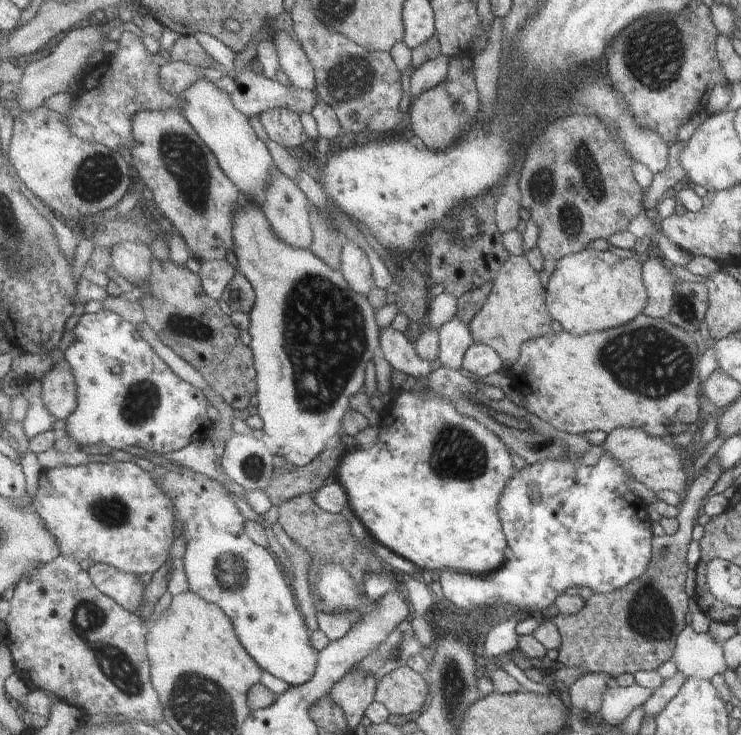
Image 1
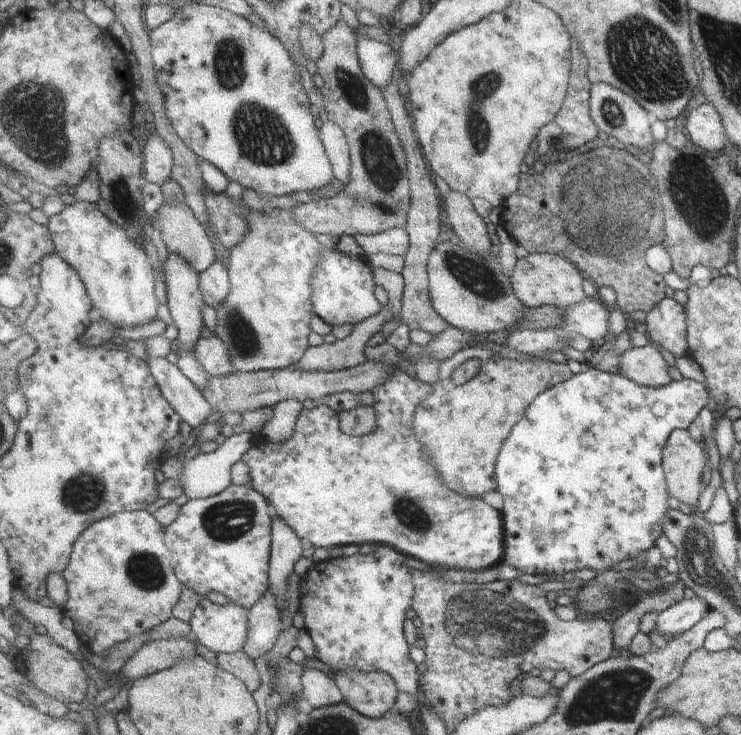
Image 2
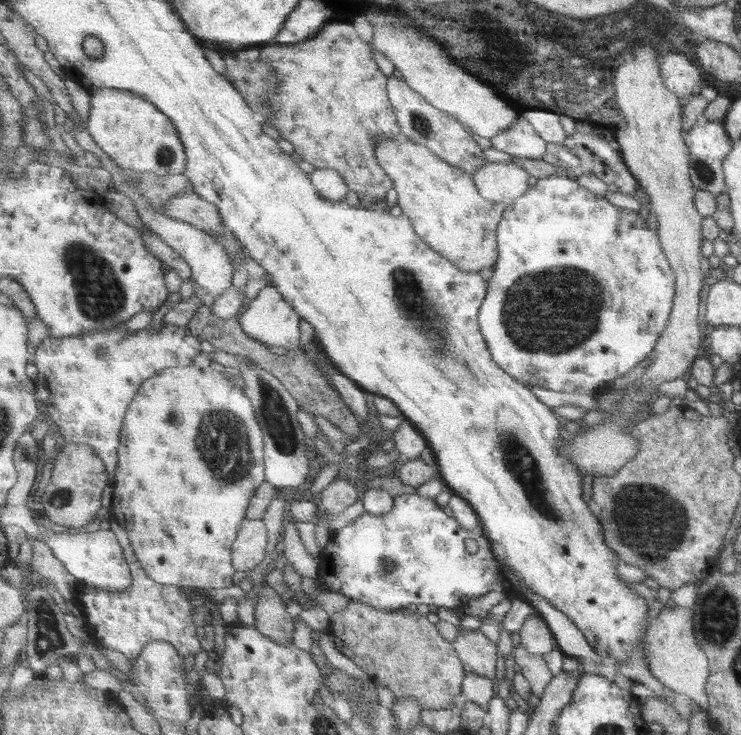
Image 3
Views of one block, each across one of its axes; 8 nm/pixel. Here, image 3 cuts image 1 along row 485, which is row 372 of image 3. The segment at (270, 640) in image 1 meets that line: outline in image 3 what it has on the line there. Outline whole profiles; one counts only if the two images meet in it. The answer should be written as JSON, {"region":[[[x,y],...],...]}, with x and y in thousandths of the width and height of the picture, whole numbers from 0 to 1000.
{"region":[[[265,497],[228,501],[212,513],[197,518],[169,565],[167,582],[163,584],[161,633],[154,649],[154,682],[147,698],[159,718],[173,724],[184,758],[196,778],[213,793],[274,804],[281,800],[297,801],[314,796],[318,771],[313,766],[313,743],[324,725],[325,710],[332,706],[339,679],[345,667],[359,654],[356,623],[356,585],[341,555],[340,543],[329,536],[328,528],[317,525],[305,514],[305,507],[290,506],[283,498],[277,502]]]}

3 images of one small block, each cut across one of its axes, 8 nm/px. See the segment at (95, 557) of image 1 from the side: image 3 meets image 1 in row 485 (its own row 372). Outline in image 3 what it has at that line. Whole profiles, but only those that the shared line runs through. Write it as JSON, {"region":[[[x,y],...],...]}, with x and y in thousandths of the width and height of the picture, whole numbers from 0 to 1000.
{"region":[[[225,441],[220,449],[198,446],[188,453],[177,453],[169,449],[167,444],[161,444],[147,449],[127,449],[126,453],[107,459],[63,459],[45,476],[46,495],[51,501],[46,522],[53,541],[66,554],[66,563],[62,566],[82,582],[86,599],[126,607],[130,618],[142,630],[143,639],[157,648],[158,633],[162,631],[163,584],[167,582],[169,565],[178,547],[184,544],[190,525],[204,514],[212,513],[220,503],[260,497],[263,484],[271,480],[269,461],[252,446]]]}

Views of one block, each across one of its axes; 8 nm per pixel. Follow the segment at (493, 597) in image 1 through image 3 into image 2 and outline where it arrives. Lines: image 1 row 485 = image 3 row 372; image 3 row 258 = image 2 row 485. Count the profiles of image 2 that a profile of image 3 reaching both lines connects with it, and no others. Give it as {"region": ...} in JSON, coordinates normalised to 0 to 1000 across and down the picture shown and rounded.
{"region":[[[798,499],[788,507],[775,510],[773,514],[746,524],[742,529],[725,537],[707,569],[692,581],[691,590],[680,601],[669,631],[671,668],[677,673],[680,684],[676,699],[682,707],[680,733],[683,739],[677,765],[709,781],[734,786],[746,780],[753,788],[757,788],[764,778],[776,778],[783,773],[819,777],[819,773],[841,765],[841,762],[853,761],[860,765],[865,761],[868,752],[883,743],[885,732],[895,728],[893,709],[903,697],[899,653],[892,642],[892,612],[895,612],[903,590],[912,584],[926,584],[943,558],[954,550],[955,541],[957,536],[951,525],[941,518],[920,516],[908,518],[897,527],[866,527],[838,507],[821,507],[806,499]]]}

